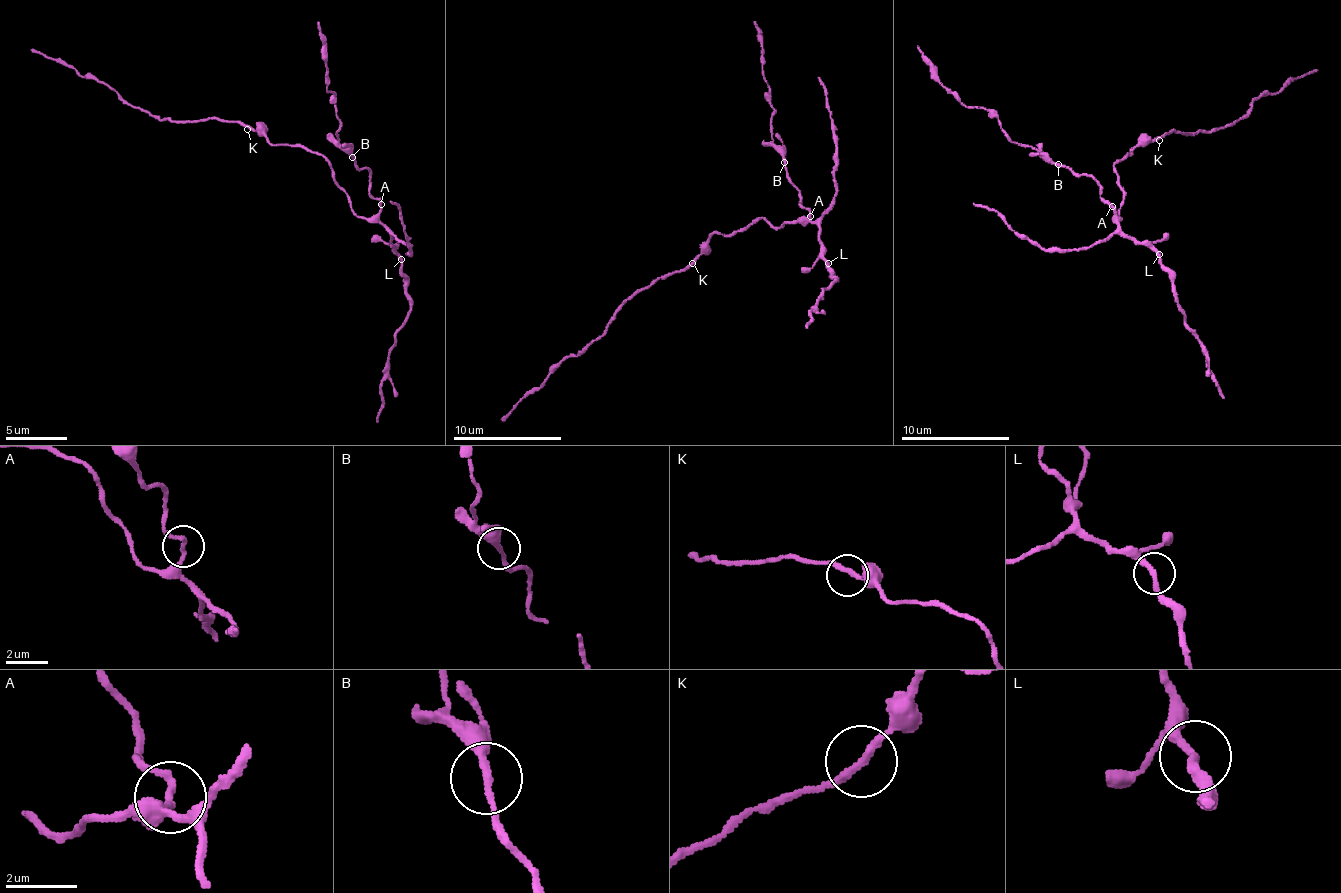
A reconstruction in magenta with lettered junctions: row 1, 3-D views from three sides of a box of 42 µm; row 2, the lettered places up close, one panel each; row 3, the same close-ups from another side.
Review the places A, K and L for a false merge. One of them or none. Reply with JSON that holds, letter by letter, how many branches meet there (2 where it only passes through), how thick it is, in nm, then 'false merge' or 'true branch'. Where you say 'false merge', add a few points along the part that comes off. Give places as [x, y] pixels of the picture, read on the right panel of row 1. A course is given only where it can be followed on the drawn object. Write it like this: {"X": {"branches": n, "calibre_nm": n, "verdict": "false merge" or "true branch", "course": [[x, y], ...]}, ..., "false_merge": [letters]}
{"A": {"branches": 2, "calibre_nm": 200, "verdict": "true branch"}, "K": {"branches": 2, "calibre_nm": 220, "verdict": "true branch"}, "L": {"branches": 2, "calibre_nm": 200, "verdict": "true branch"}, "false_merge": []}

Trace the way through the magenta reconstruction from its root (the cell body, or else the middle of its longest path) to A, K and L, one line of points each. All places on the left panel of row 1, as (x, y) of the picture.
A: (327, 163), (333, 181), (346, 194), (349, 206), (358, 215), (371, 218), (380, 209), (380, 203)
K: (327, 163), (321, 154), (312, 154), (306, 147), (272, 144), (259, 132), (247, 129)
L: (327, 163), (333, 181), (346, 194), (349, 206), (358, 215), (374, 218), (389, 234), (392, 249), (401, 259)

